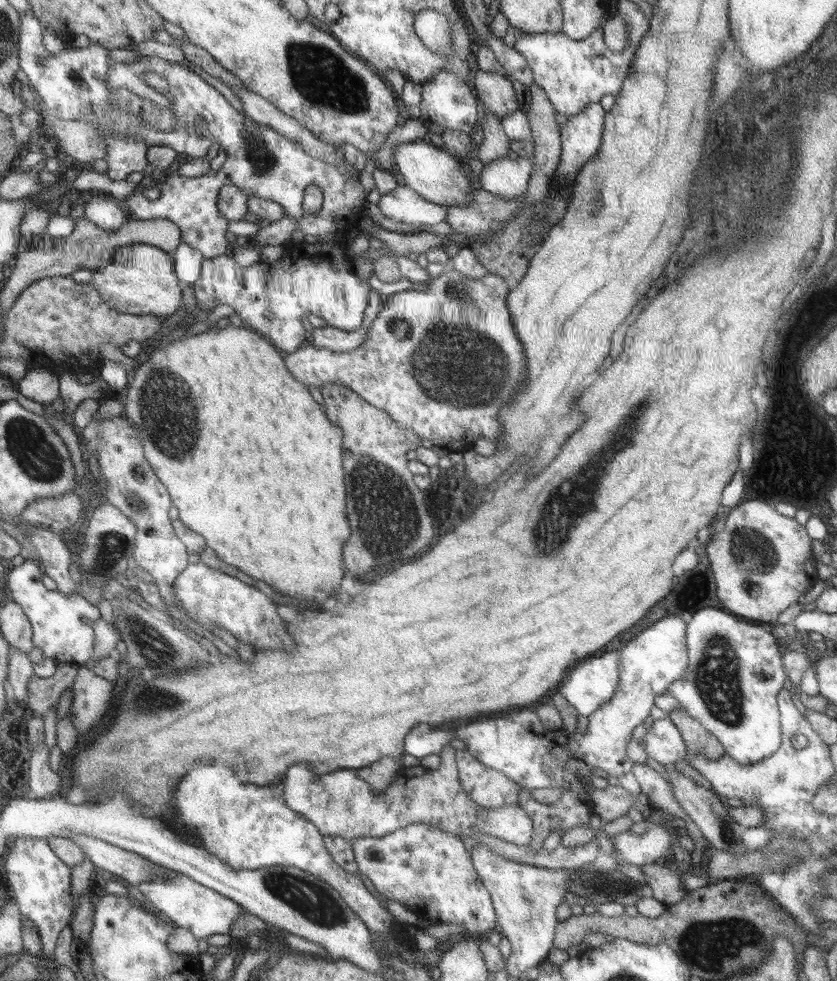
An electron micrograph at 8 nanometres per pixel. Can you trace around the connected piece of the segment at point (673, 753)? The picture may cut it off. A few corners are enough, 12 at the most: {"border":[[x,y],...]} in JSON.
{"border":[[668,716],[655,720],[643,740],[647,756],[680,765],[688,753]]}

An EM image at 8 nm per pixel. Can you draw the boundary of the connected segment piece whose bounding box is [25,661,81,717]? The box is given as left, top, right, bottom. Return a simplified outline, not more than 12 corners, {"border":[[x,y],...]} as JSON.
{"border":[[60,661],[28,681],[27,713],[43,717],[73,686],[80,665]]}

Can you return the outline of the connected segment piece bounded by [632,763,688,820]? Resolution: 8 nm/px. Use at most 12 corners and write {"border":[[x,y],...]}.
{"border":[[647,763],[632,774],[656,809],[688,820],[667,780]]}

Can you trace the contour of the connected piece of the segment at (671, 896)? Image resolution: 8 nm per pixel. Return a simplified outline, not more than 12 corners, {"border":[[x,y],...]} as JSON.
{"border":[[672,863],[640,866],[648,891],[666,906],[687,893]]}

